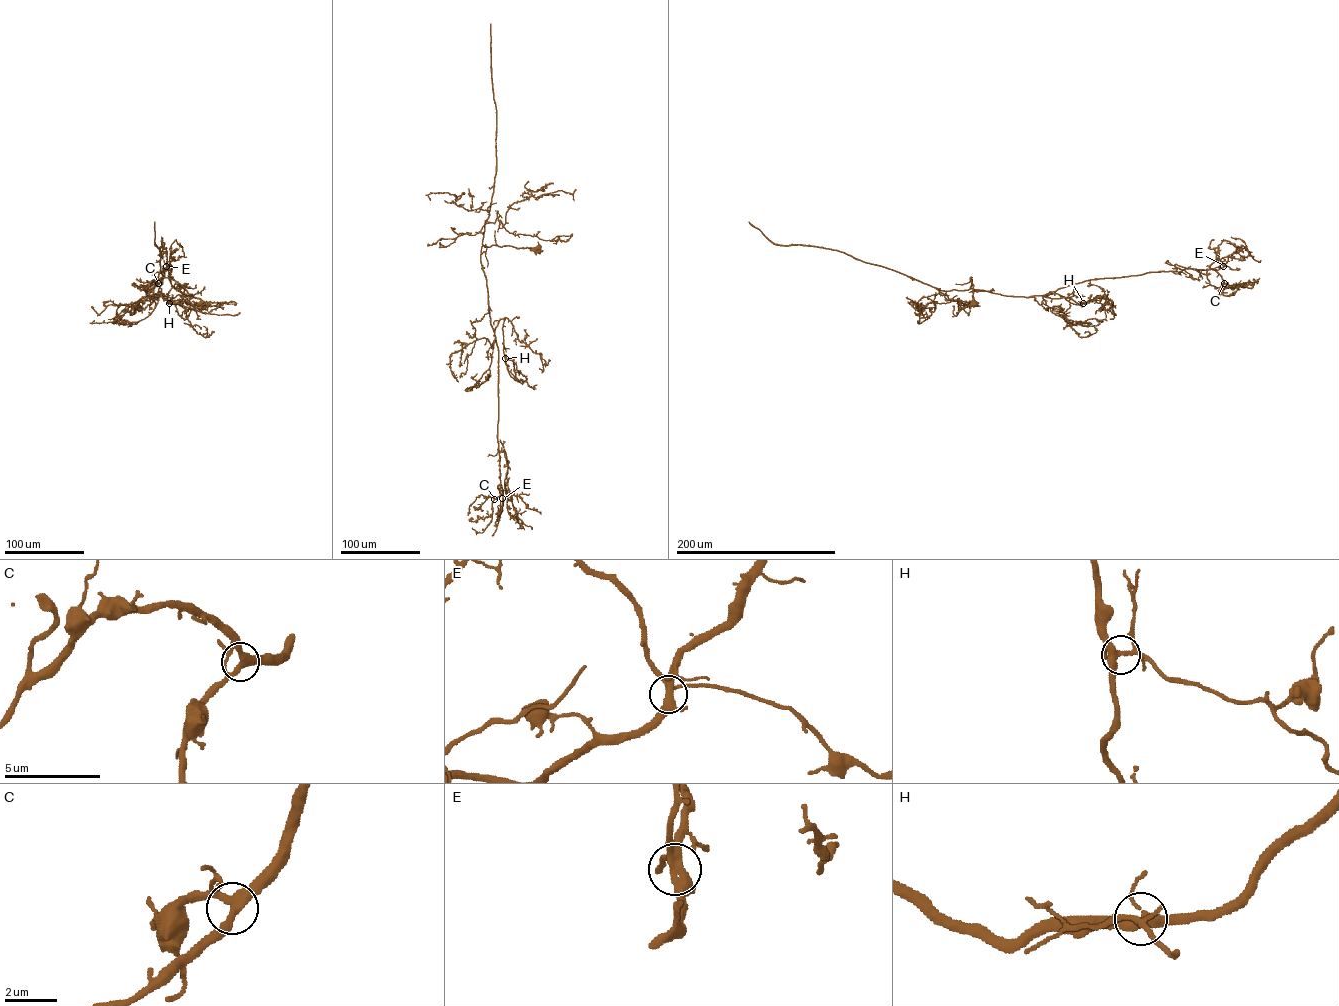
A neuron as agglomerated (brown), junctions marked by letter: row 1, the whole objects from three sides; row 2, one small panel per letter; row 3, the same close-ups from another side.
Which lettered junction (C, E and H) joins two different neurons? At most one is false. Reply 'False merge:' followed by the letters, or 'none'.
False merge: none

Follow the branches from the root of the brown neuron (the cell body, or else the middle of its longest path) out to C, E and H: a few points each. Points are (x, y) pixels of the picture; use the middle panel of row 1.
C: (538, 248), (481, 247), (480, 261), (486, 282), (490, 325), (498, 350), (501, 494), (494, 499)
E: (538, 248), (491, 245), (481, 248), (490, 325), (498, 350), (497, 437), (499, 493), (503, 499)
H: (538, 248), (481, 247), (480, 261), (486, 282), (490, 325), (494, 329), (498, 321), (504, 320), (505, 358)

